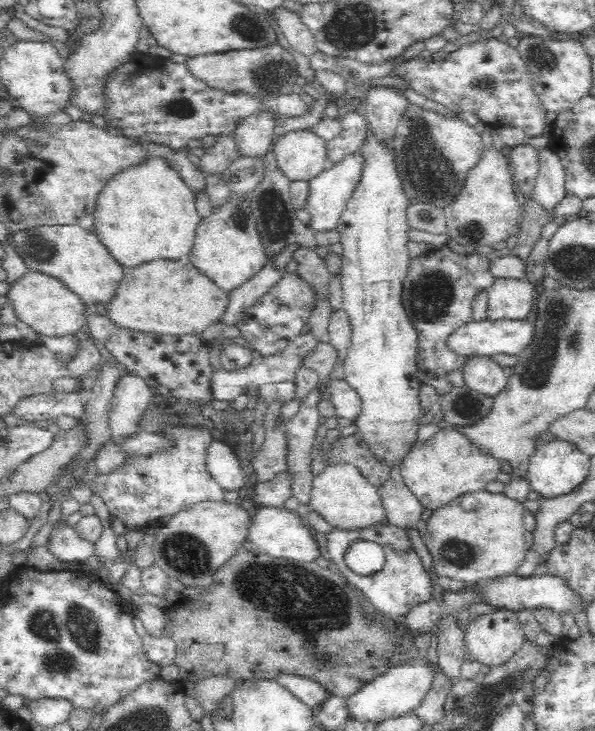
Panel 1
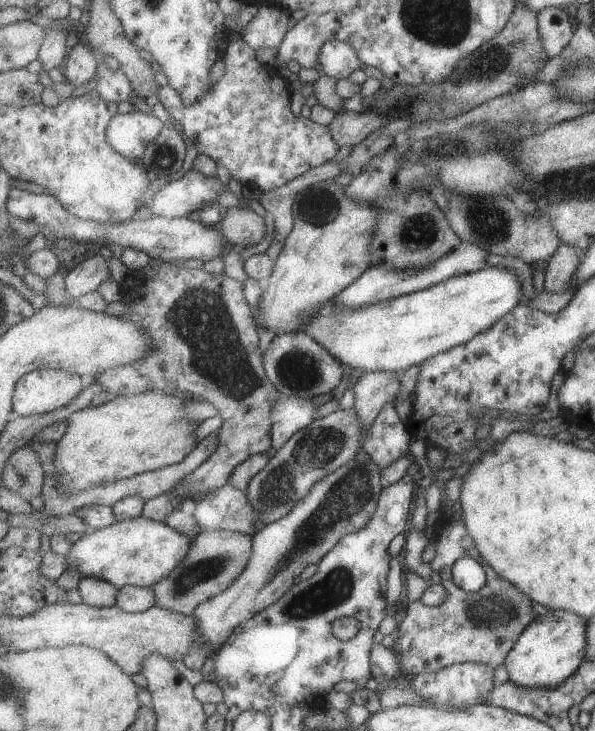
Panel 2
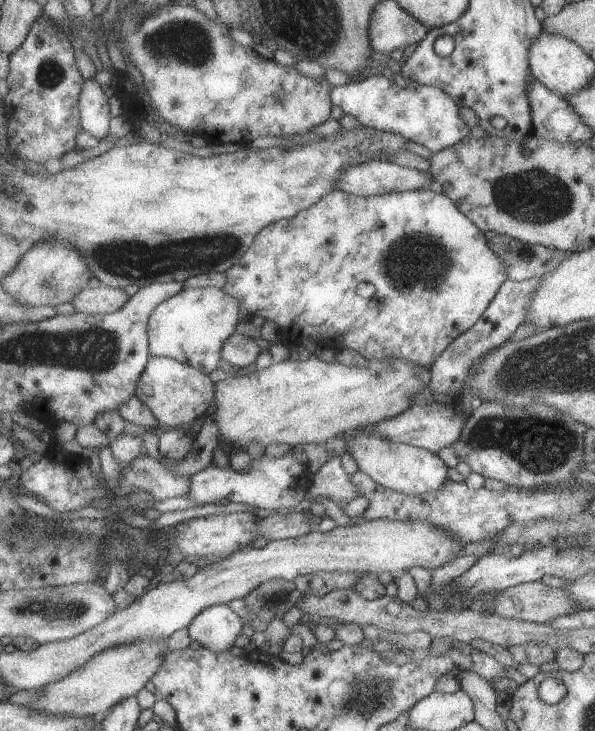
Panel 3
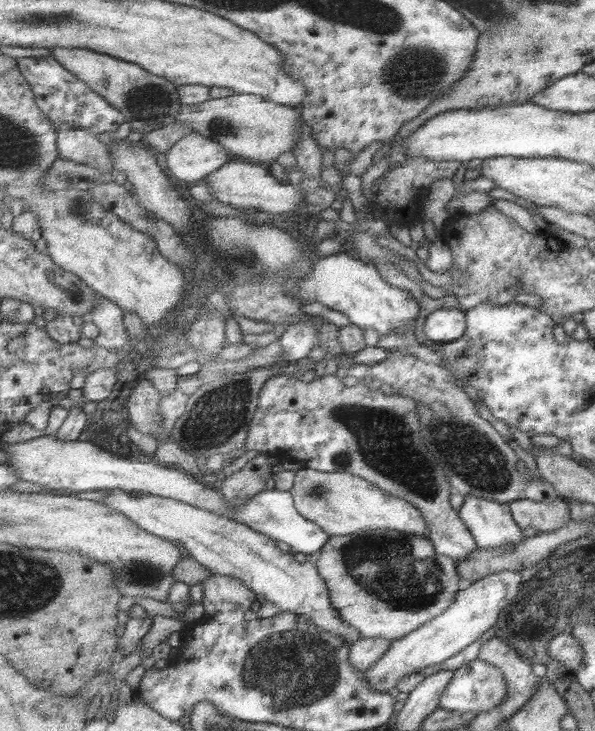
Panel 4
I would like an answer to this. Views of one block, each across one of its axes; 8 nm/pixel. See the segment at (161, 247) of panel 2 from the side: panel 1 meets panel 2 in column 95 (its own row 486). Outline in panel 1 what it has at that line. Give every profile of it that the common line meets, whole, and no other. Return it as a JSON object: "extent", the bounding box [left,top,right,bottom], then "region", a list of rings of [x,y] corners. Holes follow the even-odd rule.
{"extent":[205,441,244,491],"region":[[[212,441],[207,448],[205,465],[210,476],[226,491],[244,486],[244,473],[232,448],[224,442]]]}

